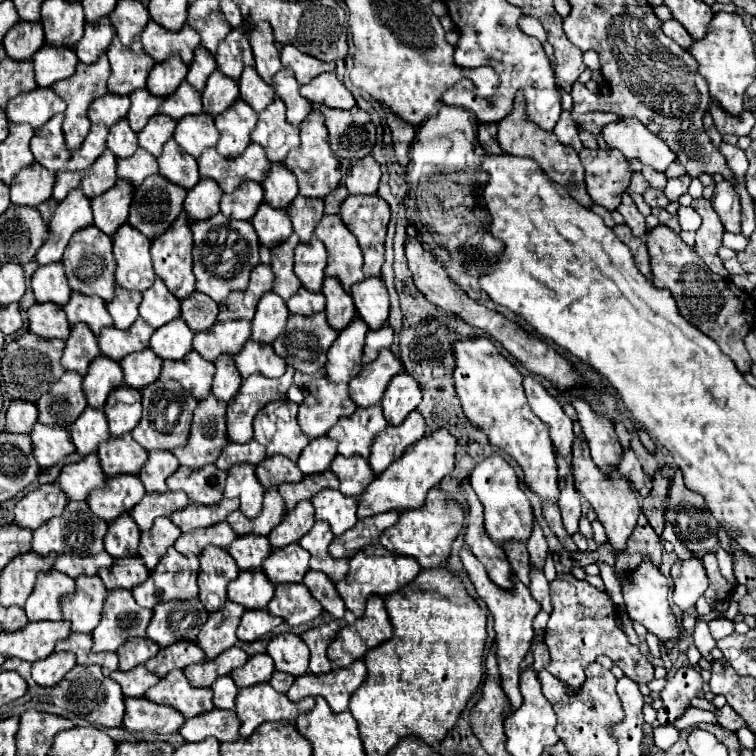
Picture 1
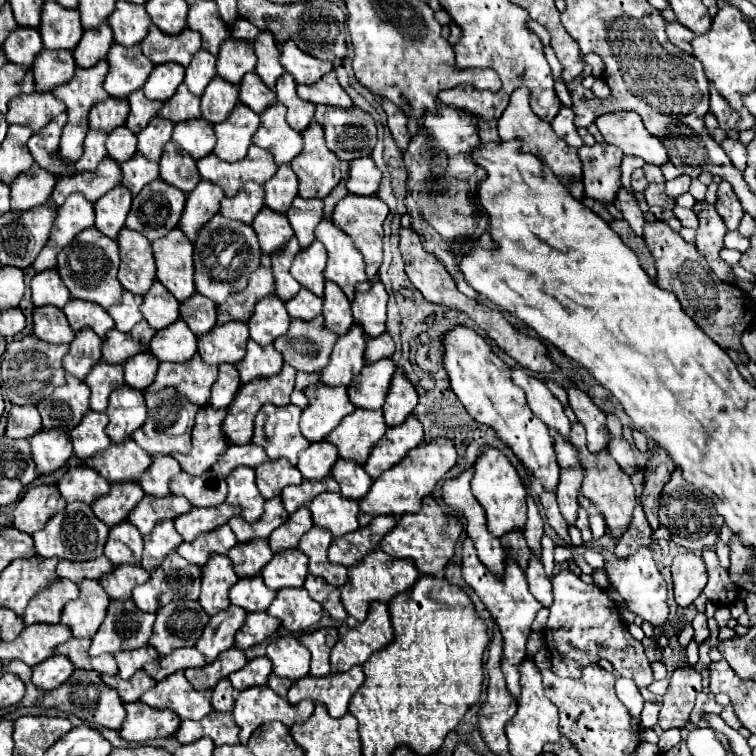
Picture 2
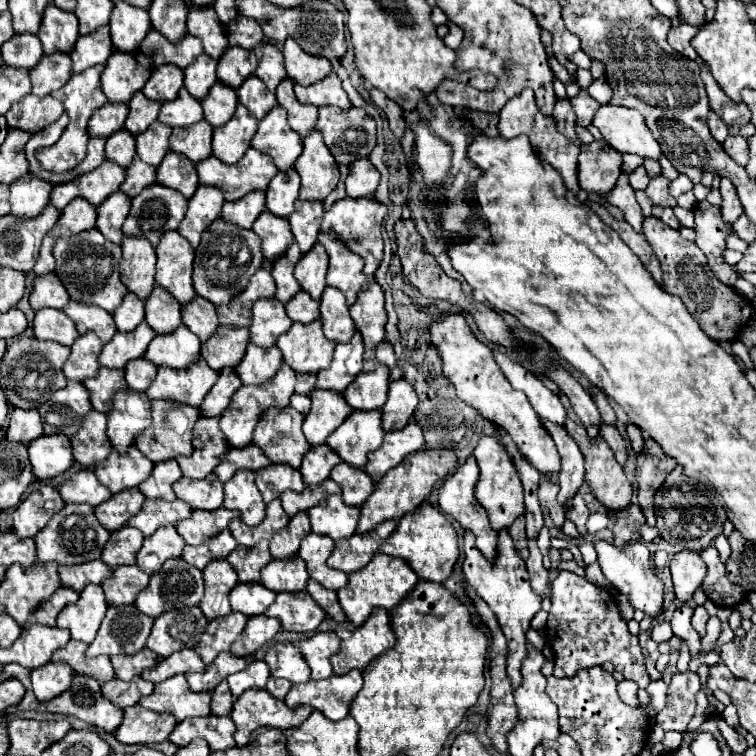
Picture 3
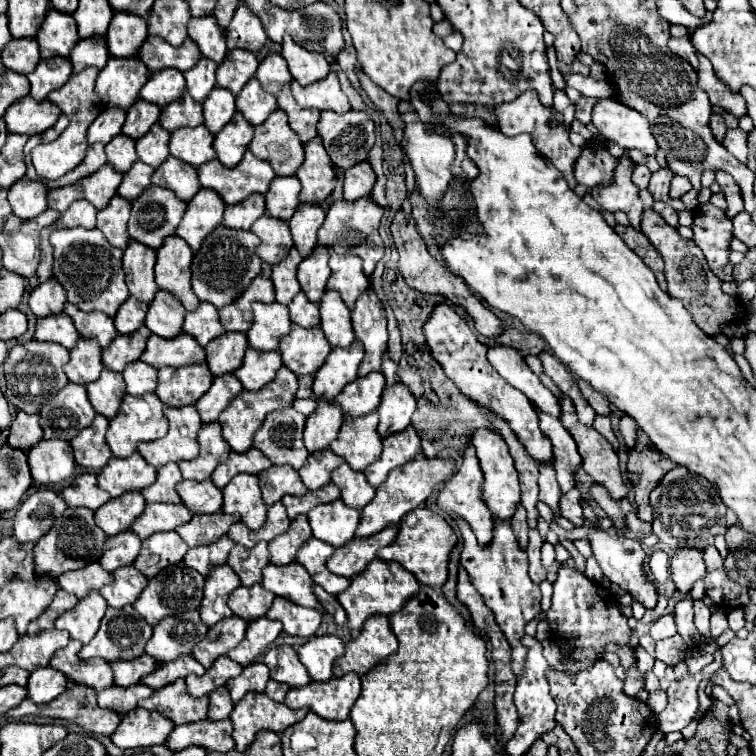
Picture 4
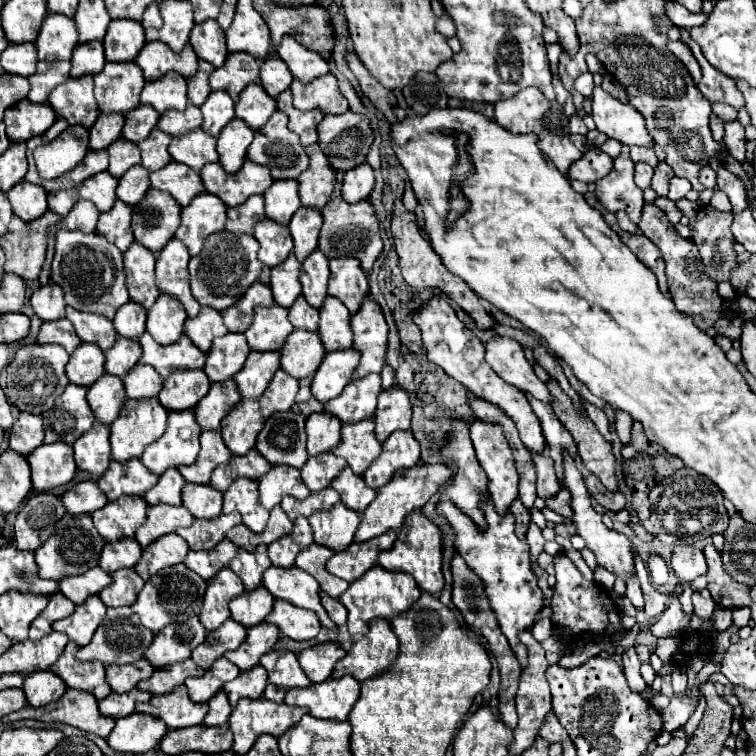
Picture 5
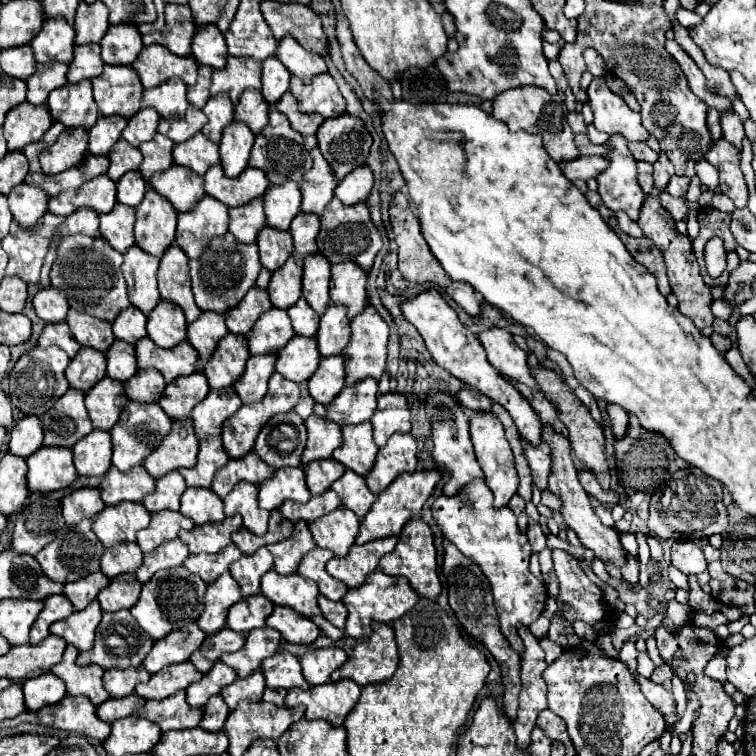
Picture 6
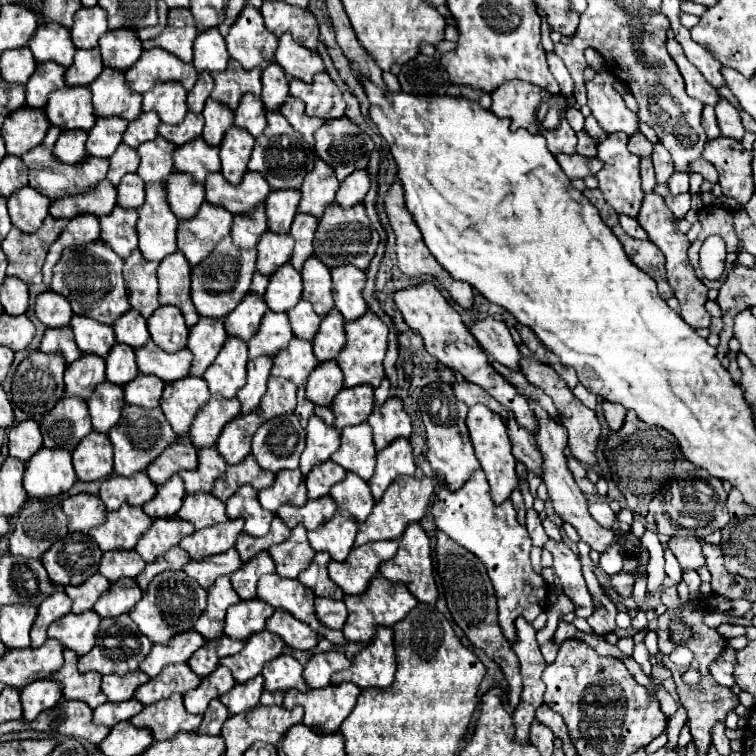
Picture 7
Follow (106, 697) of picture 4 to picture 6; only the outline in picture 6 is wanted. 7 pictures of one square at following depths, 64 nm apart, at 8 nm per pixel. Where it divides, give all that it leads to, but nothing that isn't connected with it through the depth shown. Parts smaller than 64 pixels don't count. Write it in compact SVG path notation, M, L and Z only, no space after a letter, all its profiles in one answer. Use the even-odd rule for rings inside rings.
M130 694L124 698L108 698L104 704L98 706L98 716L100 720L112 724L118 718L126 718L134 712L136 706L144 706L144 698L140 698L138 694Z

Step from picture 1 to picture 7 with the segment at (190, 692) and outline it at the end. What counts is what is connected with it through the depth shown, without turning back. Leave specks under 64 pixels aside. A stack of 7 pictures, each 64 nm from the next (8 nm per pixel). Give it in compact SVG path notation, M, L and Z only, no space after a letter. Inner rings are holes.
M172 694L166 700L146 706L138 716L132 716L132 724L148 726L156 740L170 740L178 732L194 732L200 720L200 714L186 712L182 694Z

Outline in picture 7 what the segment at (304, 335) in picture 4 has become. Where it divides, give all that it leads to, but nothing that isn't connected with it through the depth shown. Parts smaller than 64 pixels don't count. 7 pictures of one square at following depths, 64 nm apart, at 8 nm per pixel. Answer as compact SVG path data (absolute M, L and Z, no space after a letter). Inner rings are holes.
M292 338L288 348L284 352L278 352L274 356L272 376L282 376L292 380L296 386L304 384L310 376L310 372L318 366L318 360L312 352L312 344L308 340Z

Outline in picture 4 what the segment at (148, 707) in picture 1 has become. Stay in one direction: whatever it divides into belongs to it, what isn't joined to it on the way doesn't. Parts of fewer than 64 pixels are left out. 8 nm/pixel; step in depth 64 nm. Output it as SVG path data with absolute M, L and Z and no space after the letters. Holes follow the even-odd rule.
M134 708L122 716L116 732L112 734L112 742L120 748L148 748L166 742L172 728L174 724L166 716L156 716L156 712L148 712L144 708Z

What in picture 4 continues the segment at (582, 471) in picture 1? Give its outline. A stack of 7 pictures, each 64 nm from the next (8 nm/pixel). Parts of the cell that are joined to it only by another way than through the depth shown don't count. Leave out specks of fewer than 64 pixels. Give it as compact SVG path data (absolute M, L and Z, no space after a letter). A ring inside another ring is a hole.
M564 398L560 402L562 402L560 420L578 444L578 452L584 460L582 468L592 476L594 482L598 482L600 486L604 486L608 490L612 500L626 498L628 488L626 488L626 482L622 478L620 466L618 466L618 456L612 450L610 442L604 436L600 436L594 428L588 428L578 422L572 400Z

